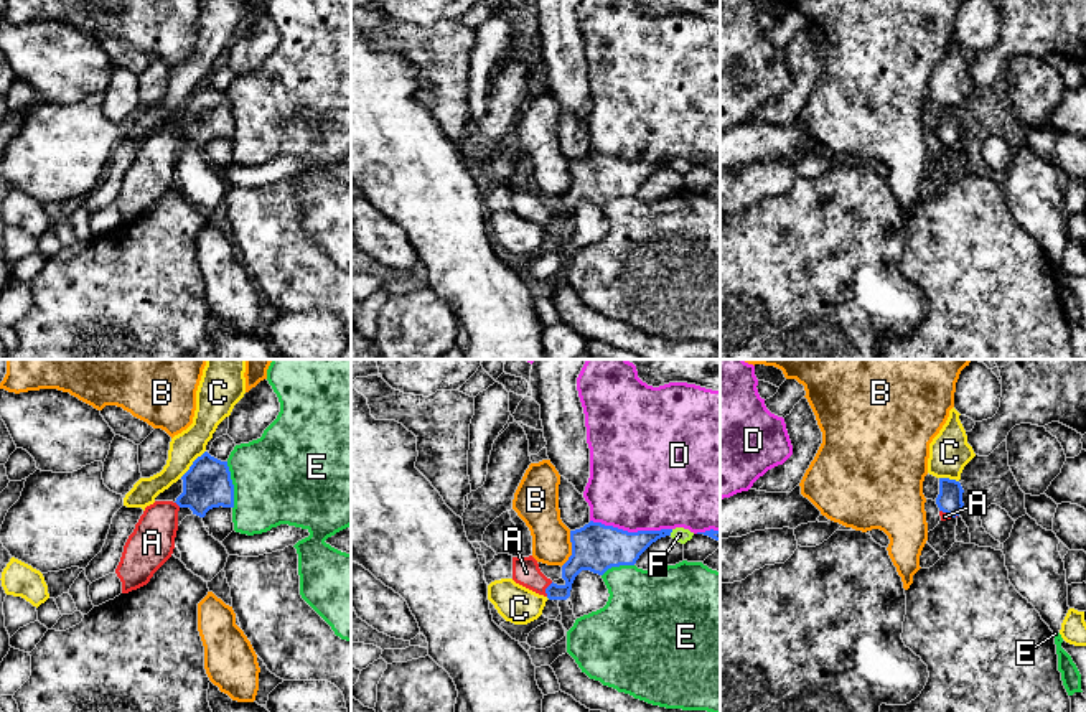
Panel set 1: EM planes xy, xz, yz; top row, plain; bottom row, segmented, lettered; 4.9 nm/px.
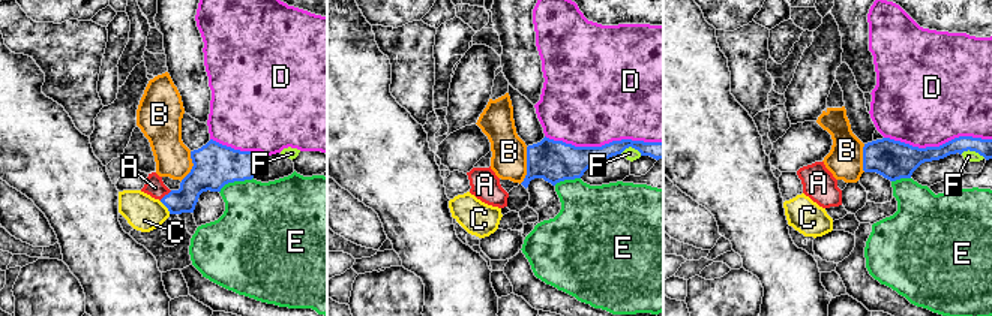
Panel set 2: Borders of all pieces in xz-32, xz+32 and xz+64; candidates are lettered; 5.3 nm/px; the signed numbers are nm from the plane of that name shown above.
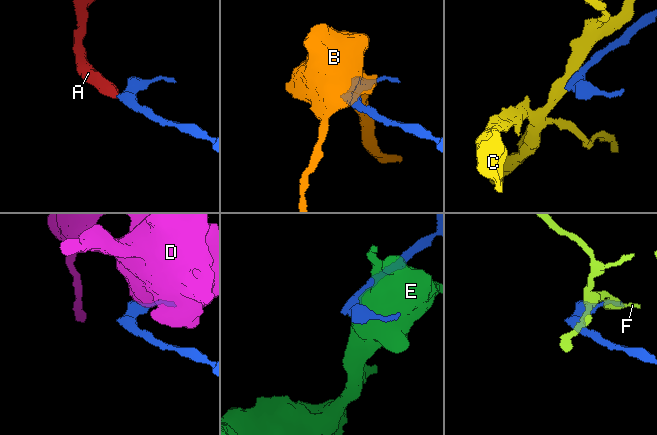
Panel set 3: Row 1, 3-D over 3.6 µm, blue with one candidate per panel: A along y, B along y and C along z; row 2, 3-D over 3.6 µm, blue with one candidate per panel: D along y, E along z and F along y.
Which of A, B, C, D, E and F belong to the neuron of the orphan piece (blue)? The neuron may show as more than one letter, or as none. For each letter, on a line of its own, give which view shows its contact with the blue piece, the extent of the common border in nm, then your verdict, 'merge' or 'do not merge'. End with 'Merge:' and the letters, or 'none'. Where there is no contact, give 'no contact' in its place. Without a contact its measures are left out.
A: xz | 80 nm | merge
B: xz | 180 nm | do not merge
C: xy | 180 nm | do not merge
D: xz | 400 nm | do not merge
E: xy | 240 nm | do not merge
F: xz | 40 nm | do not merge
Merge: A

